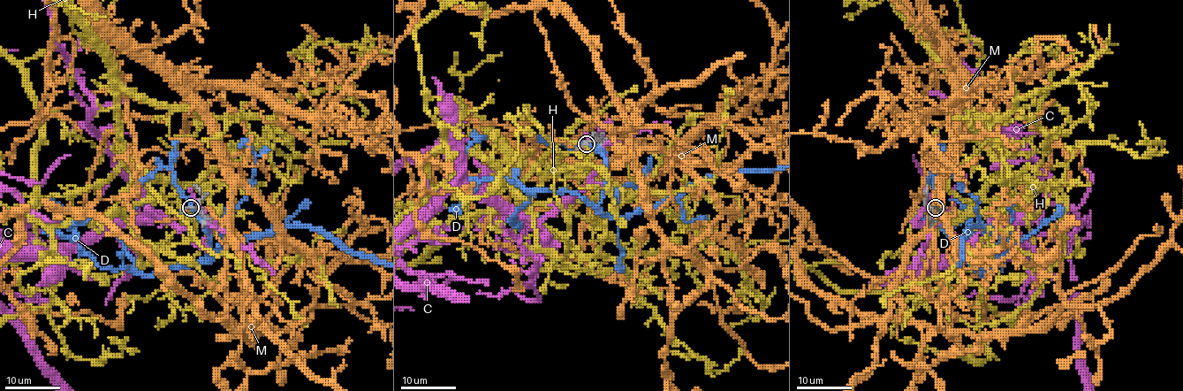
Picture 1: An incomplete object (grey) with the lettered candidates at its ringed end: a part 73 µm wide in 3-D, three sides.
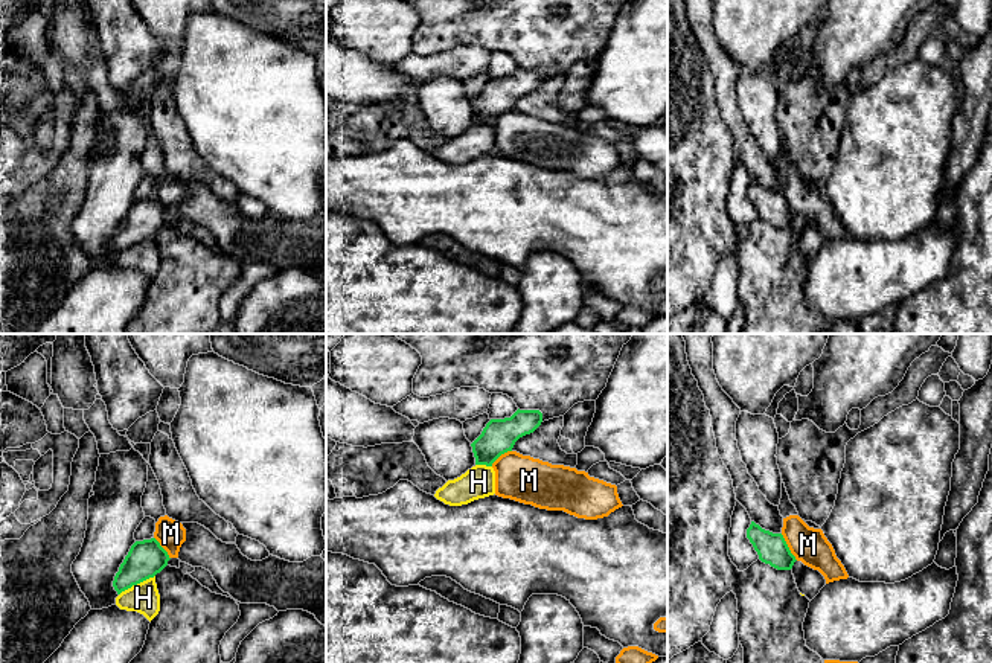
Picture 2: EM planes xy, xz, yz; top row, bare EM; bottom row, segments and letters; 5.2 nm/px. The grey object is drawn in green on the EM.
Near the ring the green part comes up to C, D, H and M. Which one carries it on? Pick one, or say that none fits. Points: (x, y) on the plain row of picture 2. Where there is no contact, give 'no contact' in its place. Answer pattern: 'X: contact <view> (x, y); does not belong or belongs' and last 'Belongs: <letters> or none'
C: no contact; does not belong
D: no contact; belongs
H: contact xy (136, 243); does not belong
M: contact yz (788, 206); does not belong
Belongs: D

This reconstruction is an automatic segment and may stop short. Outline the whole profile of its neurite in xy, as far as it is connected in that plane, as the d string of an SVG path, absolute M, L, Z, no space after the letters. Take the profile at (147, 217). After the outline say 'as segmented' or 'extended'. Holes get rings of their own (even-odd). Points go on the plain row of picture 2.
M155 197L136 200L114 235L114 248L120 253L133 244L154 236L168 224L169 218L168 210Z; as segmented

